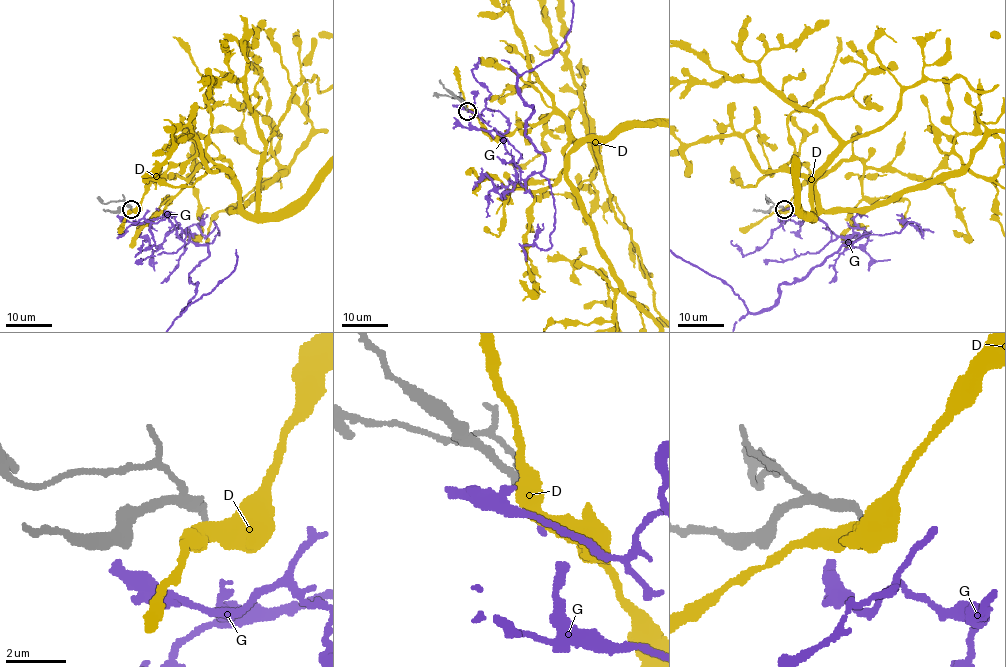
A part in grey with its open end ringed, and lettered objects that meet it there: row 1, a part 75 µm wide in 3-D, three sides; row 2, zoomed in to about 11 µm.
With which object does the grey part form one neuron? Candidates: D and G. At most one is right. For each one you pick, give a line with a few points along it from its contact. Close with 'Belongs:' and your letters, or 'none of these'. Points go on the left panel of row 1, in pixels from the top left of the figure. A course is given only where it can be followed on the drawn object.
Belongs: G

